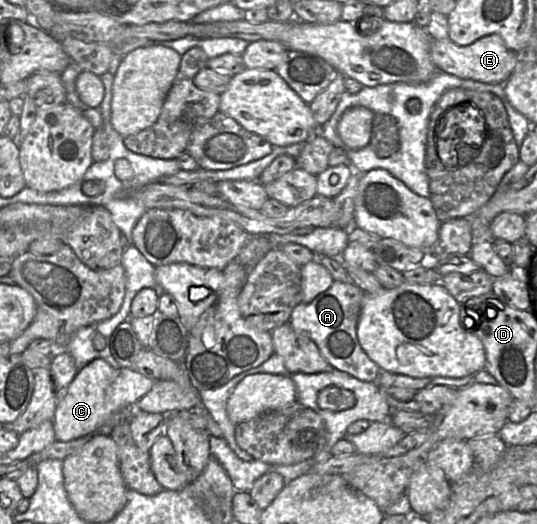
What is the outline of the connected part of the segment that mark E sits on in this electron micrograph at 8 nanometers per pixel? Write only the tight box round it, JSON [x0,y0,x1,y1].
[430,34,516,84]

